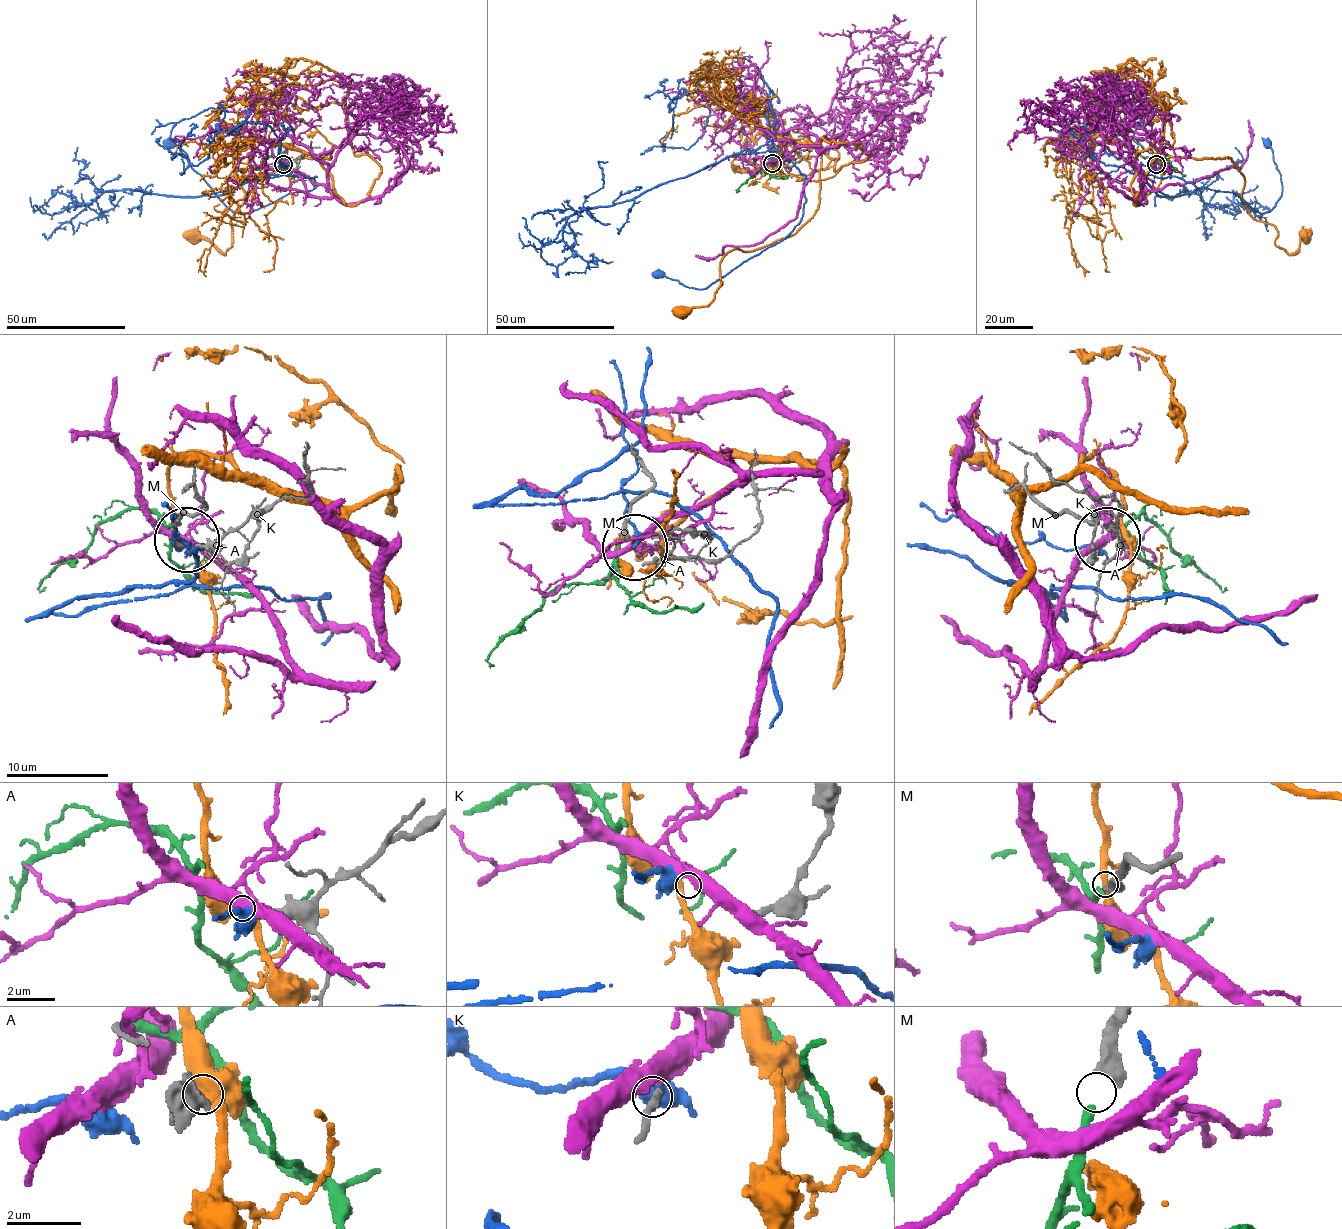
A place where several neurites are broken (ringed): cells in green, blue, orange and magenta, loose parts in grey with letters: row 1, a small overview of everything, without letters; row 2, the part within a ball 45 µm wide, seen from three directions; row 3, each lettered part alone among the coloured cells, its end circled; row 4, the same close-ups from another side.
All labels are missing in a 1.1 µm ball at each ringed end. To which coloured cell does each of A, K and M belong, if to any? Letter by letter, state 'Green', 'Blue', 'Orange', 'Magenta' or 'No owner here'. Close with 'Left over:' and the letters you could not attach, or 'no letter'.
A: No owner here
K: Blue
M: Green
Left over: A

